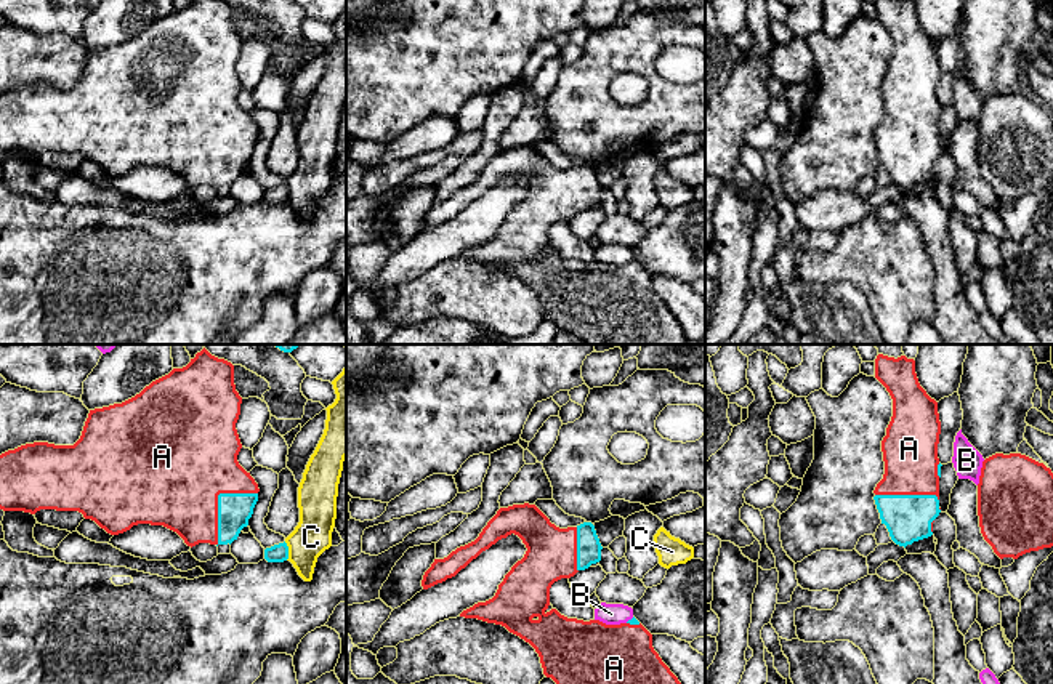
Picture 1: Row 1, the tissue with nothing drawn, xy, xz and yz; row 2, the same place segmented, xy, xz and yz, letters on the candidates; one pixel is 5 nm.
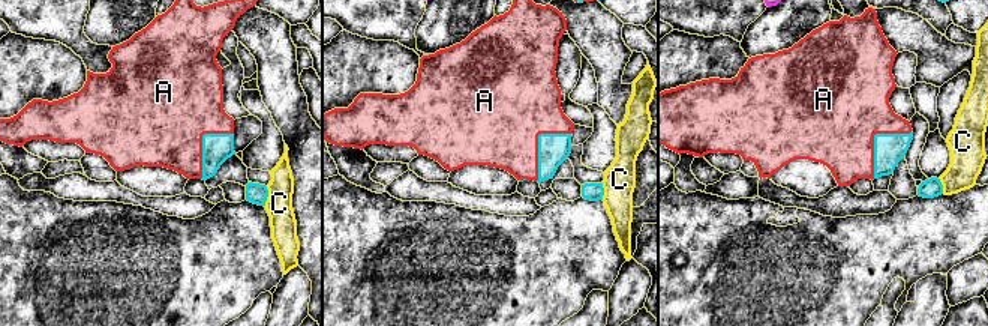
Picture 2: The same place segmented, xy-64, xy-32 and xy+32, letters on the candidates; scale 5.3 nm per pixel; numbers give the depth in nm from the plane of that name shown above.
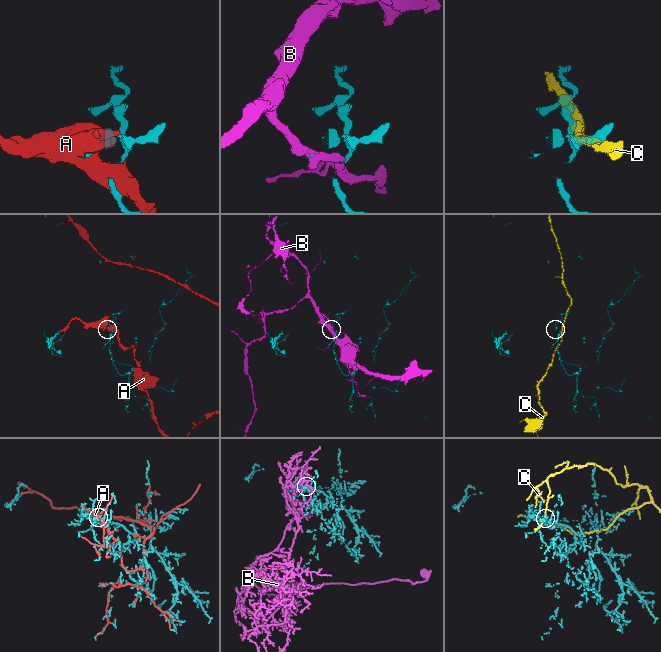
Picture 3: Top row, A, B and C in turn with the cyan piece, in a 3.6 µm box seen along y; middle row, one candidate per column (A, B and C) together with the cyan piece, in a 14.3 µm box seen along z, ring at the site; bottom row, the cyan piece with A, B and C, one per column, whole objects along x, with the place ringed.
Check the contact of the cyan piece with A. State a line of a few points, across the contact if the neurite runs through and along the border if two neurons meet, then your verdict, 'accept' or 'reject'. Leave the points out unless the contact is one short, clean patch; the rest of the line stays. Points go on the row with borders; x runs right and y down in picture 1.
accept

